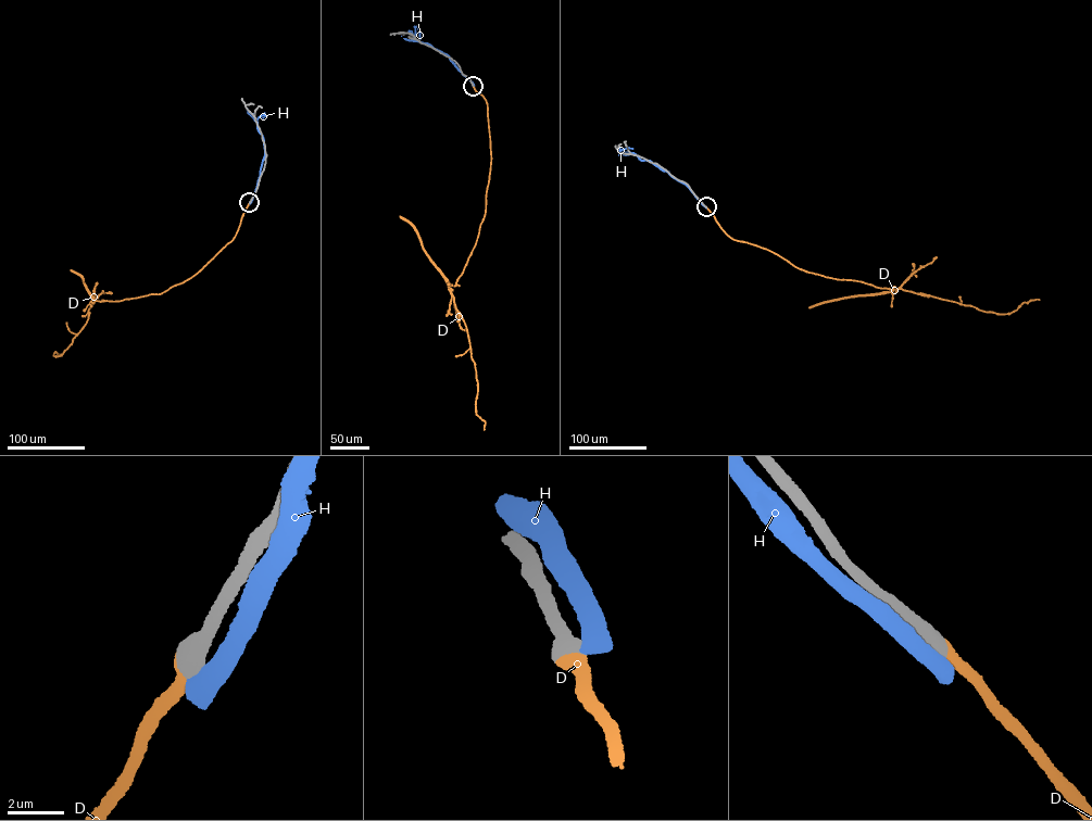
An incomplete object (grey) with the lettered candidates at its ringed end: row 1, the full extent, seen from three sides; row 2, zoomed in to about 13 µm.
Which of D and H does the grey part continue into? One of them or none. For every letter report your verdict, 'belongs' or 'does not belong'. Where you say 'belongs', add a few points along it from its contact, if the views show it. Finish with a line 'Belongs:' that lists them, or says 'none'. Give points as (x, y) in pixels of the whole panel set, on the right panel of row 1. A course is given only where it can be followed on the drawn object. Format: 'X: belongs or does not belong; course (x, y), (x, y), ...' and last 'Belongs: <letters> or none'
D: belongs; course (706, 206), (732, 239), (765, 249), (808, 272), (893, 290), (885, 292)
H: does not belong
Belongs: D

